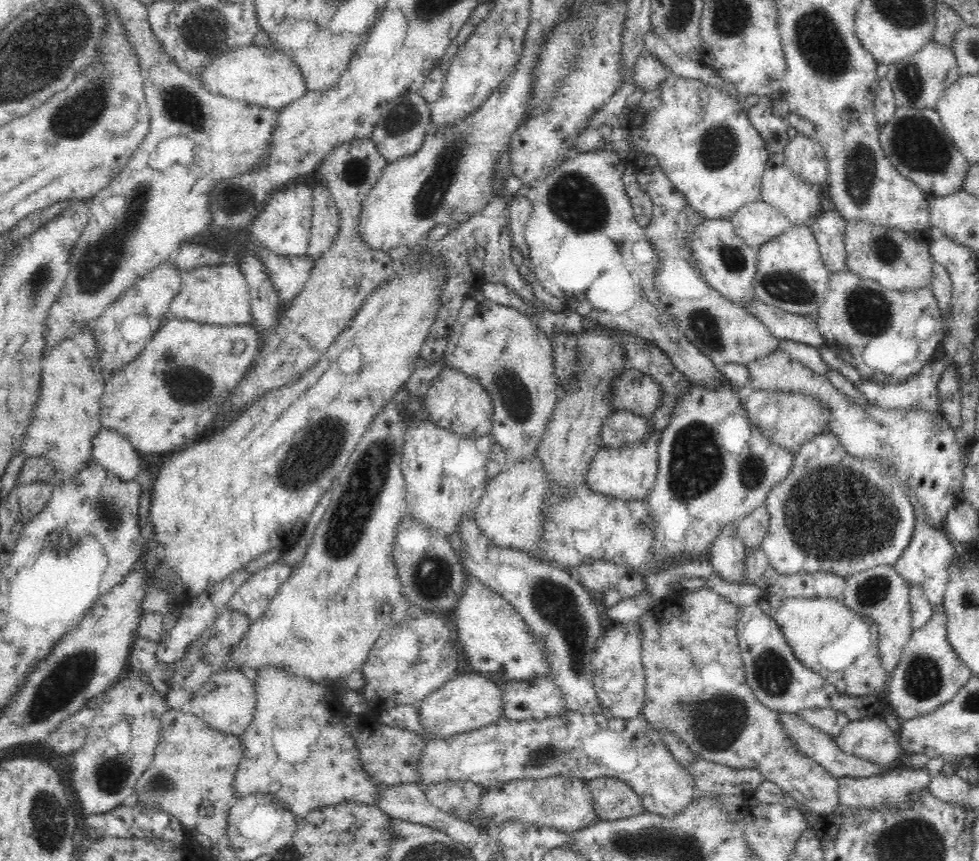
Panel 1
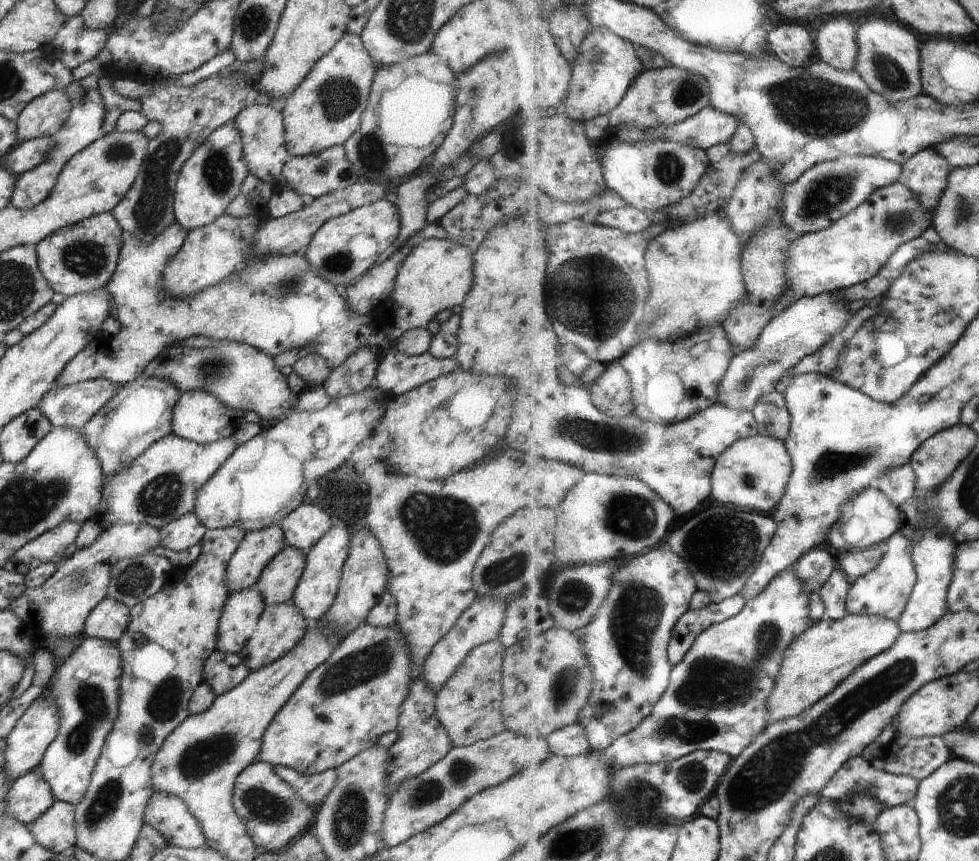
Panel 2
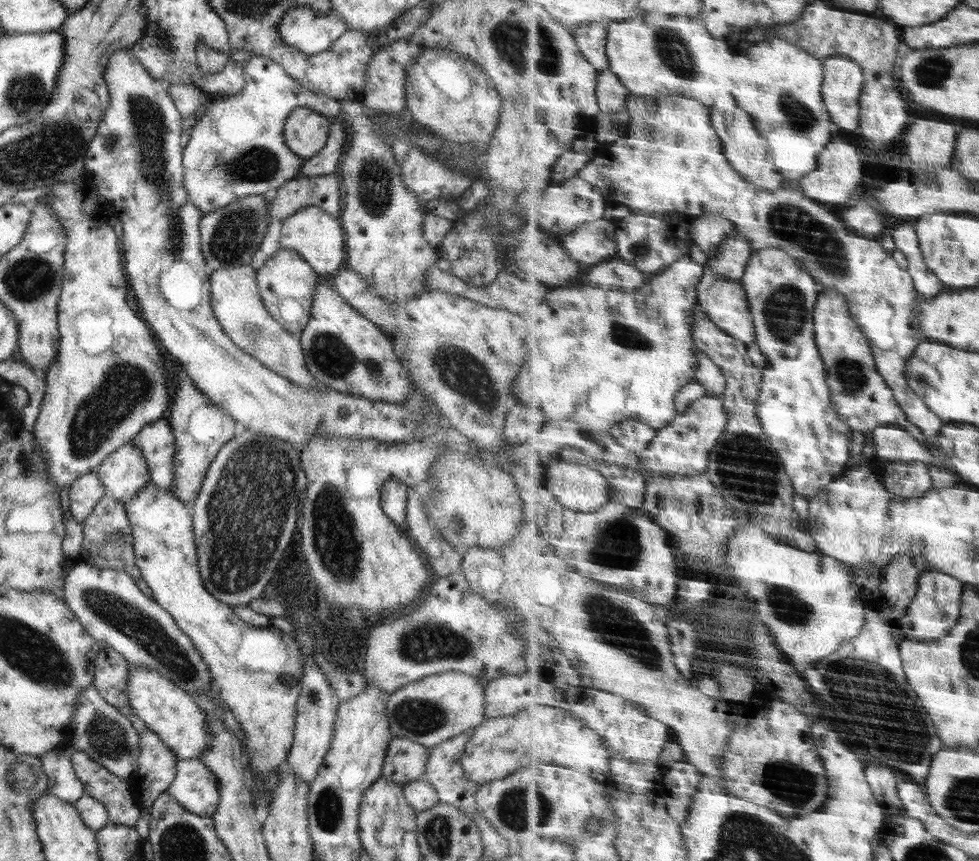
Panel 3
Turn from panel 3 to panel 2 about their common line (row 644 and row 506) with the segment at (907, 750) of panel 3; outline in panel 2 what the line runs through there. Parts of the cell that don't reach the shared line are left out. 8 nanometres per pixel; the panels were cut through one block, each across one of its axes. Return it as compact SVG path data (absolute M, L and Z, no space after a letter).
M869 486L863 492L856 494L843 506L841 518L831 529L828 542L836 555L853 551L853 548L871 548L875 544L888 541L899 528L902 528L903 518L897 505L883 491Z

